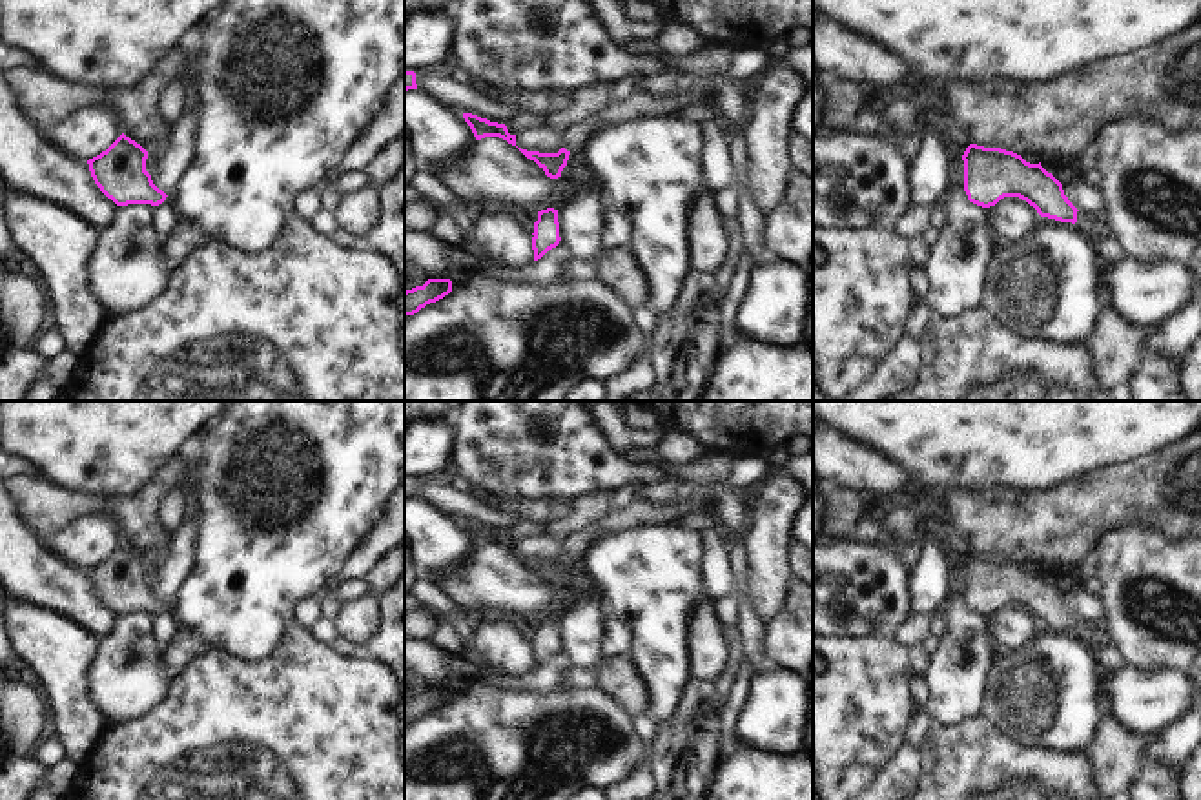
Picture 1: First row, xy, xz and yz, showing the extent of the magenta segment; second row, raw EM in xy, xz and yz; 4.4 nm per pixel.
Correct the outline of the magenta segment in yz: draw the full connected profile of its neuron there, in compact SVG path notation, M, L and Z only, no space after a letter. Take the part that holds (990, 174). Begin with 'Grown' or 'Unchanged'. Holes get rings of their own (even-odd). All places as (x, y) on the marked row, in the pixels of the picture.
Unchanged. M970 144L962 155L964 191L968 200L990 208L1004 197L1019 197L1041 217L1077 222L1077 208L1064 195L1062 184L1041 162L1030 164L1021 155L1001 148Z

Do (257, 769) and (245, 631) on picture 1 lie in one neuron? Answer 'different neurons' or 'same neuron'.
different neurons

